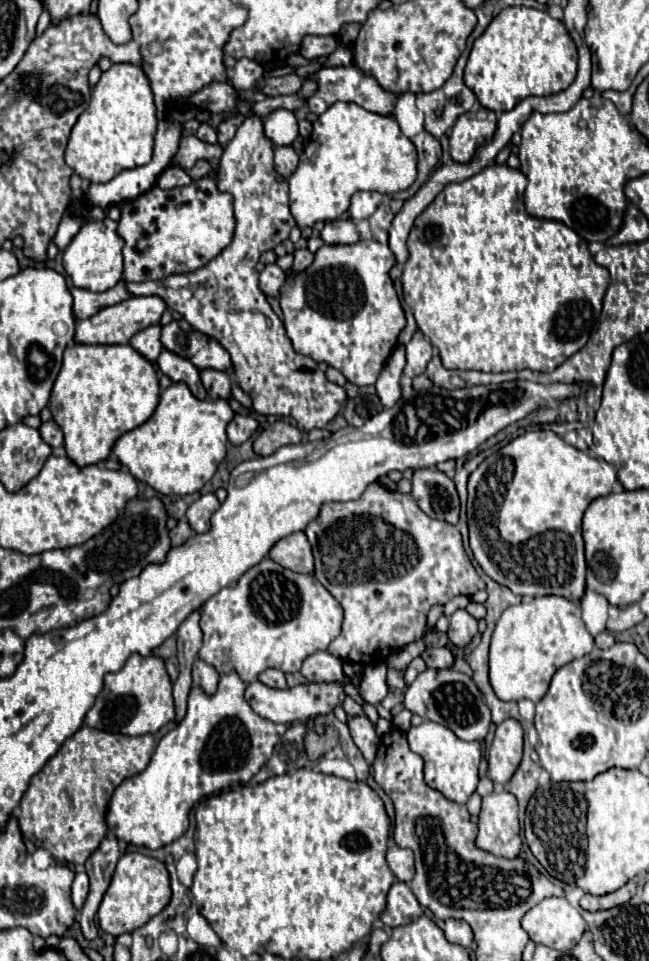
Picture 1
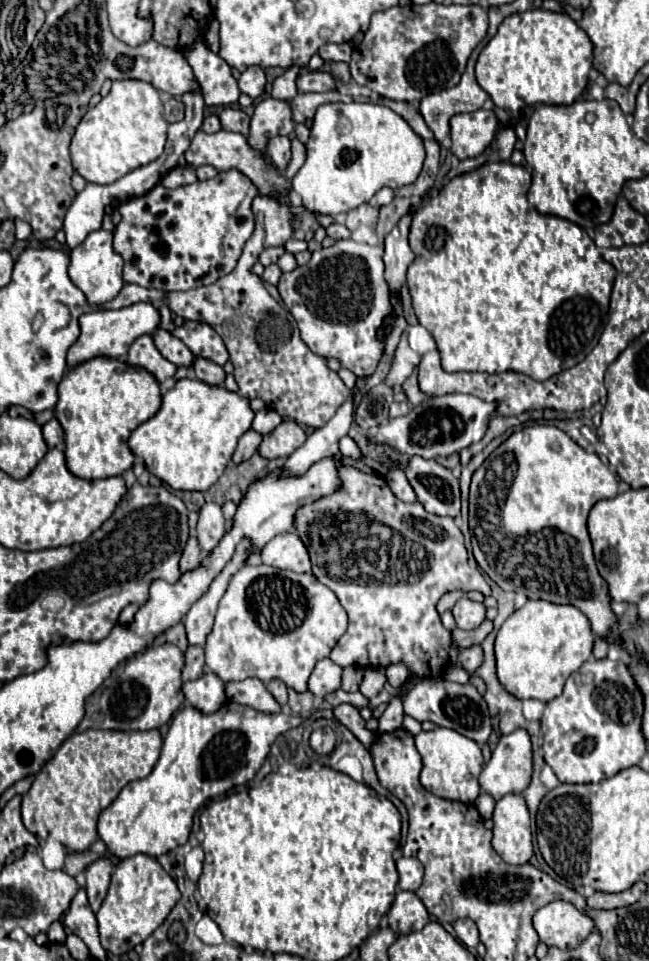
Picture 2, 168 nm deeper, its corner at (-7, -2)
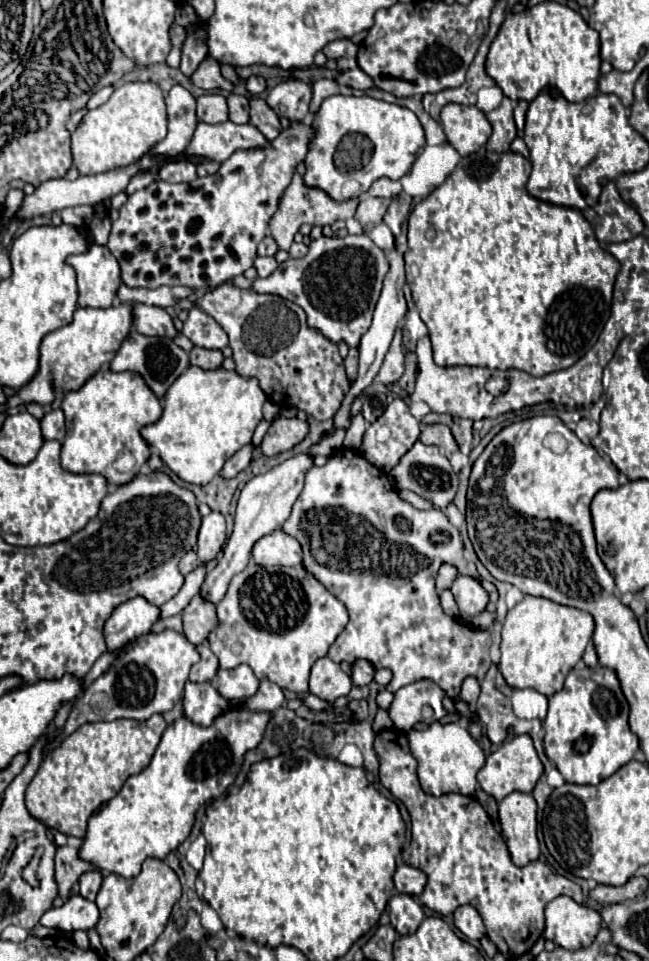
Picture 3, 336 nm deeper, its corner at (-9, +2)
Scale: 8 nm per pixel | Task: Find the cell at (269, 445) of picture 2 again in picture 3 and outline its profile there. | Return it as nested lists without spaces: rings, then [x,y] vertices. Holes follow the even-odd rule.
[[[281,416],[269,426],[261,442],[261,452],[265,456],[277,456],[281,452],[287,452],[293,446],[297,446],[307,436],[307,432],[309,432],[309,424],[305,420]]]

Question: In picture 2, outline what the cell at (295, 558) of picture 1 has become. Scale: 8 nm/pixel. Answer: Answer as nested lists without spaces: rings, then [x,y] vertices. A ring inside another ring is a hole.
[[[289,532],[283,536],[275,536],[261,550],[263,564],[285,568],[293,572],[311,572],[311,560],[305,544],[299,540],[297,532]]]

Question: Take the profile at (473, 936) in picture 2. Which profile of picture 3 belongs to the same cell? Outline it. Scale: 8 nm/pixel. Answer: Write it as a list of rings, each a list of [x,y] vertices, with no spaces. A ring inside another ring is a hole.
[[[465,904],[465,906],[459,906],[455,910],[455,926],[471,940],[479,940],[485,936],[485,926],[483,926],[483,920],[479,916],[479,912]]]

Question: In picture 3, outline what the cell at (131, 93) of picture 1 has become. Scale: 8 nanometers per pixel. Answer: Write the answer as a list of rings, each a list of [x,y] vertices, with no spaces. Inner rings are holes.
[[[127,82],[119,86],[111,98],[95,110],[89,110],[77,130],[71,134],[73,164],[81,174],[101,174],[119,166],[127,166],[141,158],[153,144],[167,134],[165,98],[157,84]]]

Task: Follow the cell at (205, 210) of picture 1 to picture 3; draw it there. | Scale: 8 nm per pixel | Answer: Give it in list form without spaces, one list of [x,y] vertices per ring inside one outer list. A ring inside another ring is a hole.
[[[291,122],[283,132],[265,144],[265,148],[237,150],[227,158],[221,168],[205,178],[195,178],[187,184],[169,184],[157,180],[155,184],[137,190],[121,206],[119,218],[111,226],[107,248],[121,266],[121,280],[131,288],[159,288],[159,286],[189,286],[205,288],[219,286],[253,266],[257,244],[265,238],[269,220],[273,218],[285,188],[297,166],[305,160],[313,128],[303,122]]]

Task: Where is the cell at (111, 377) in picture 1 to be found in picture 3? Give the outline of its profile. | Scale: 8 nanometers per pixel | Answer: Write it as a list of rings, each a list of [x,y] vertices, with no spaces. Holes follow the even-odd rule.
[[[99,370],[93,378],[85,382],[85,386],[77,392],[67,392],[63,398],[63,414],[65,414],[65,424],[67,424],[67,436],[63,442],[61,450],[61,466],[73,474],[101,474],[107,478],[111,486],[121,486],[127,484],[129,480],[135,478],[139,468],[149,460],[149,446],[141,438],[141,428],[147,424],[153,424],[161,418],[161,400],[149,390],[145,380],[133,372],[111,372],[111,370]],[[121,450],[129,450],[135,456],[135,466],[131,472],[117,472],[113,468],[115,460],[119,458]]]

